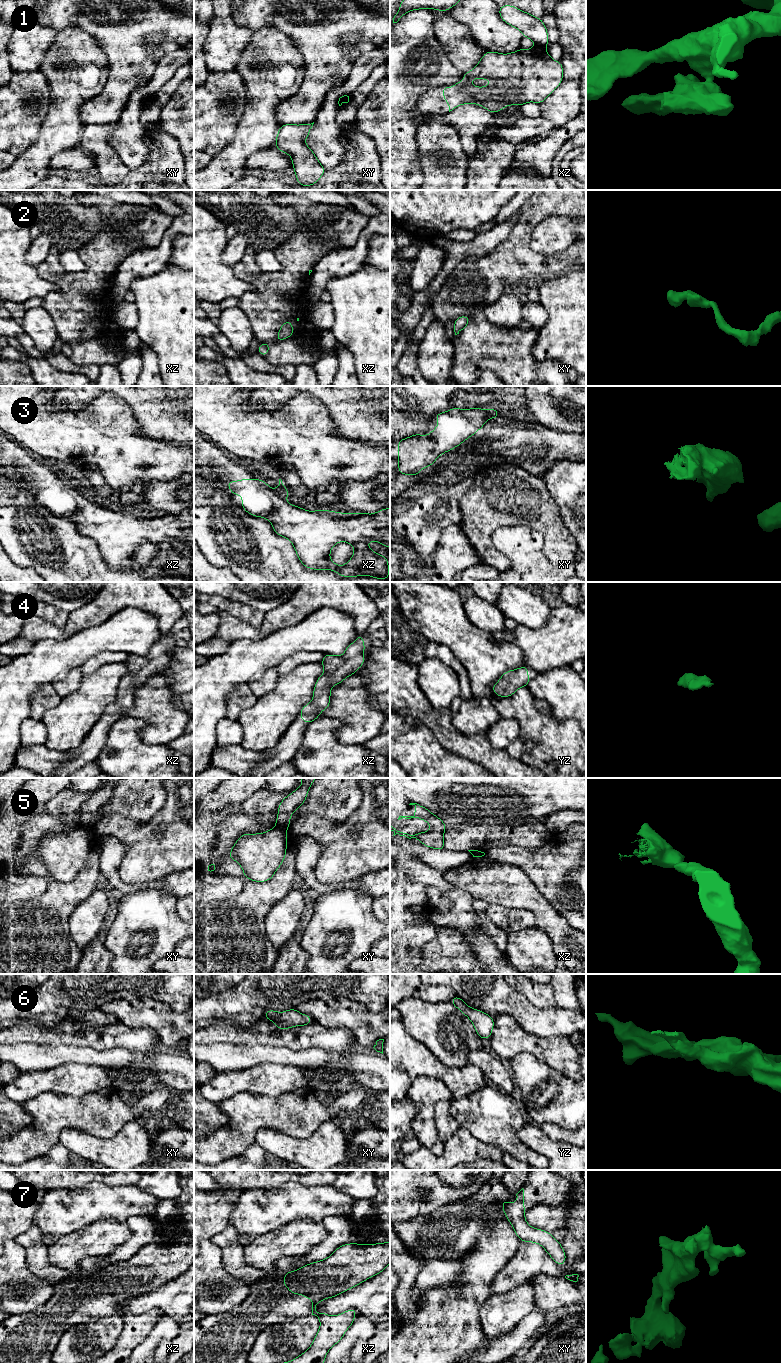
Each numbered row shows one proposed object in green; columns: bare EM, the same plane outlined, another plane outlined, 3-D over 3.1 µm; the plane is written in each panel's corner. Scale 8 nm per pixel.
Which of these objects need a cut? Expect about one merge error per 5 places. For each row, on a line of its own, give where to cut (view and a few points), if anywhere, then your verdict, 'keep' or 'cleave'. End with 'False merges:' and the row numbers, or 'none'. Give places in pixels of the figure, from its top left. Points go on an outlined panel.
1: cut xz (536, 45), (545, 47); cleave
2: cut none; keep
3: cut none; keep
4: cut none; keep
5: cut xy (276, 825), (286, 829); cleave
6: cut none; keep
7: cut none; keep
False merges: 1, 5

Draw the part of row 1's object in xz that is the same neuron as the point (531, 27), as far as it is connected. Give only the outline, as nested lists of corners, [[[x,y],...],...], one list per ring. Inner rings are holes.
[[[512,5],[499,8],[501,19],[521,31],[524,37],[531,39],[536,46],[546,47],[549,44],[548,32],[541,18],[536,18]]]

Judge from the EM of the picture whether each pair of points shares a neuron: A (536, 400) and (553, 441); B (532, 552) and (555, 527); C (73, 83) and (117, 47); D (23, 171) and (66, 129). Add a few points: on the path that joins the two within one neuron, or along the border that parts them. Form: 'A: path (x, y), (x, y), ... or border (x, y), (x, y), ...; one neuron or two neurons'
A: border (531, 417), (550, 429), (570, 433); two neurons
B: border (536, 530), (541, 536), (542, 552), (547, 559); two neurons
C: border (92, 37), (102, 50), (107, 65); two neurons
D: path (32, 161), (55, 138); one neuron

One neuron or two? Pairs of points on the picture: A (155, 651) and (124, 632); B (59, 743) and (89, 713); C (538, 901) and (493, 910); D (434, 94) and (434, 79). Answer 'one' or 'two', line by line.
A: two
B: one
C: two
D: two

